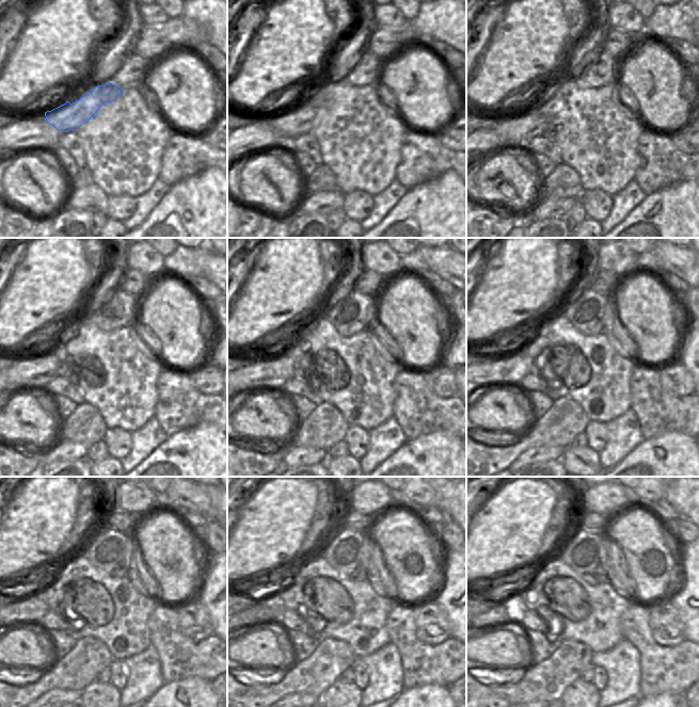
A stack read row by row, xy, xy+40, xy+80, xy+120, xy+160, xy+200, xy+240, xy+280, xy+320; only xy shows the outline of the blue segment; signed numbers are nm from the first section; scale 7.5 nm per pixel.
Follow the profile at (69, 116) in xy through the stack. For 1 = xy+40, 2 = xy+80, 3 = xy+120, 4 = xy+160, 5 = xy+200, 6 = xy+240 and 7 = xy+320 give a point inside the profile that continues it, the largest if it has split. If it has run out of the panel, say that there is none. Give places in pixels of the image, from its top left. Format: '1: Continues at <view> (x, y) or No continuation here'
1: Continues at xy+40 (298, 121)
2: Continues at xy+80 (514, 132)
3: Continues at xy+120 (31, 371)
4: Continues at xy+160 (272, 371)
5: Continues at xy+200 (510, 369)
6: Continues at xy+240 (30, 609)
7: Continues at xy+320 (492, 617)

